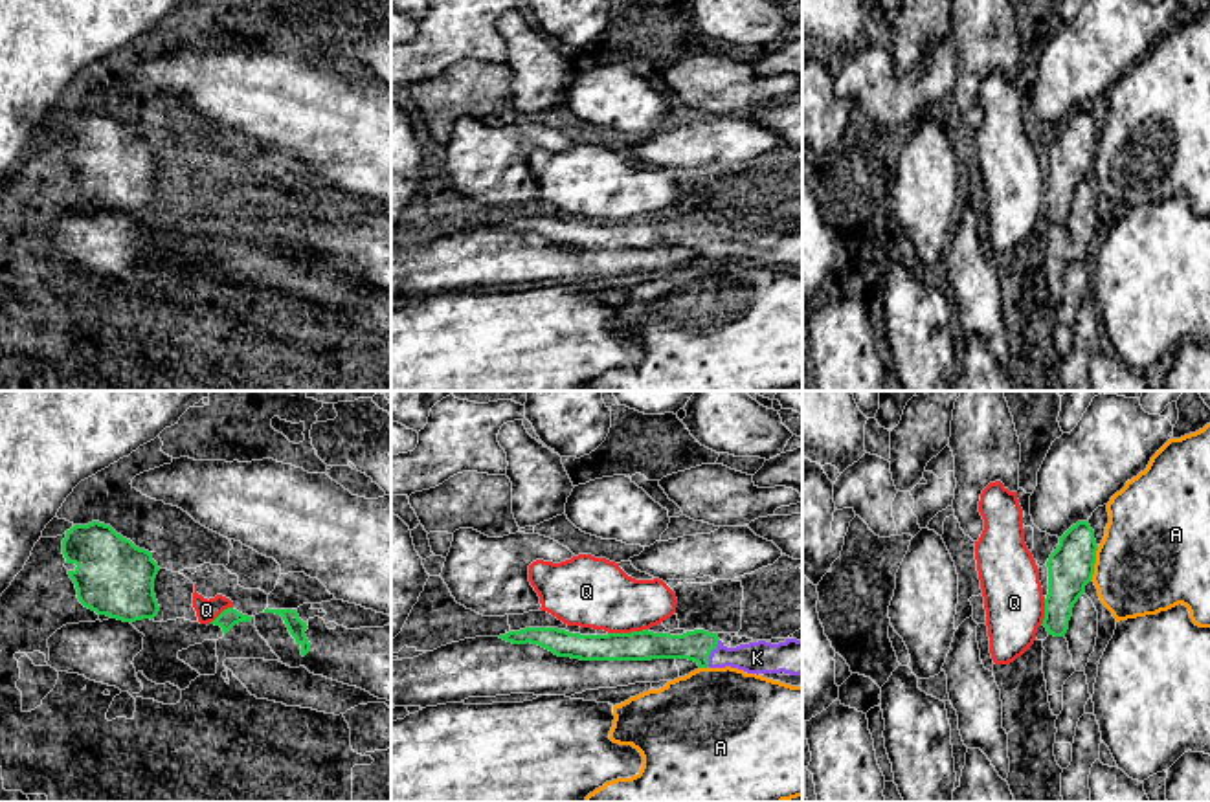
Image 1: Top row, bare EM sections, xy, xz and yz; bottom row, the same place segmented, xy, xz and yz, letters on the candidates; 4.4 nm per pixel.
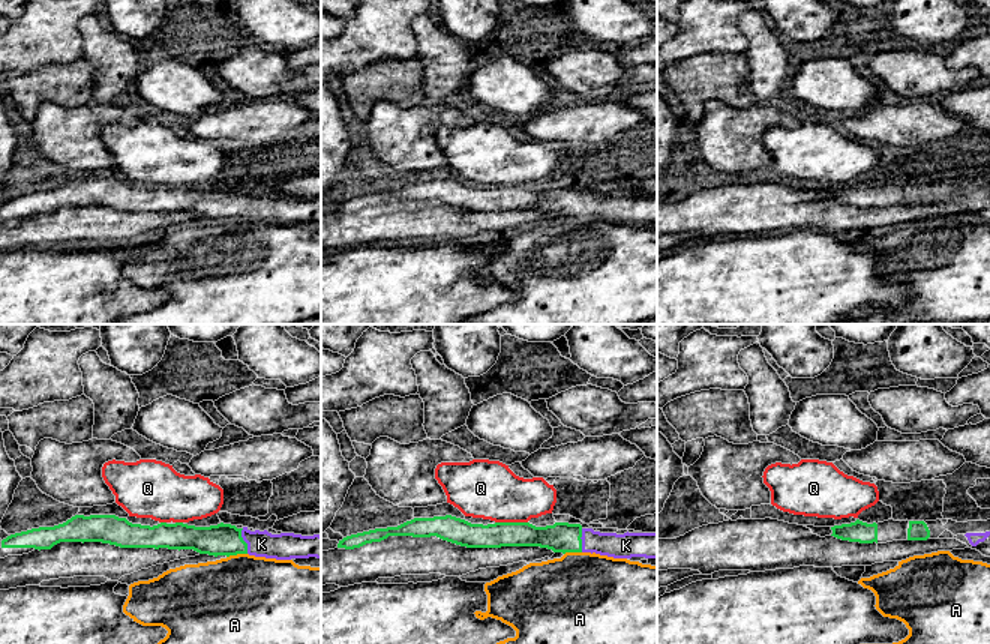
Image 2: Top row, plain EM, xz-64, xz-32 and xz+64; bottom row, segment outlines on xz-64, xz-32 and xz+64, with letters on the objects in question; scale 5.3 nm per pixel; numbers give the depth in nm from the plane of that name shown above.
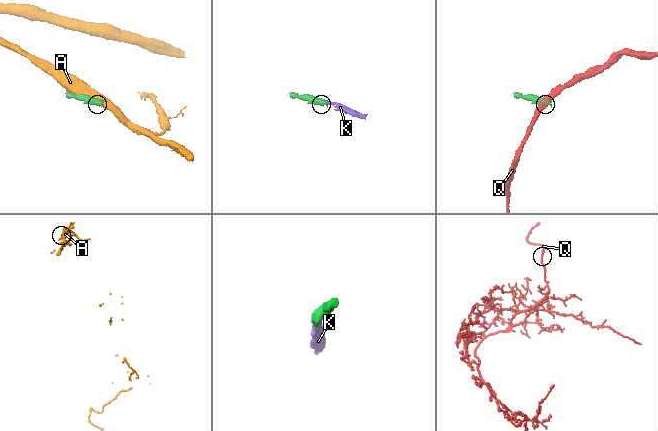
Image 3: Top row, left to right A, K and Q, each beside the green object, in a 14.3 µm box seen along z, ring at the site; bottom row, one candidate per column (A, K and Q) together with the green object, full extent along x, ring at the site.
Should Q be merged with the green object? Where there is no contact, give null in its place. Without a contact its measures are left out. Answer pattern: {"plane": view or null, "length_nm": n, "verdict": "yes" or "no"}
{"plane": "xz", "length_nm": 180, "verdict": "no"}

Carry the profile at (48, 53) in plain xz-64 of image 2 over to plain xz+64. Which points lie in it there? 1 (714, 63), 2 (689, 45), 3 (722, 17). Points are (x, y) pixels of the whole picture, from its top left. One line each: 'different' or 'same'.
1: different
2: same
3: same

